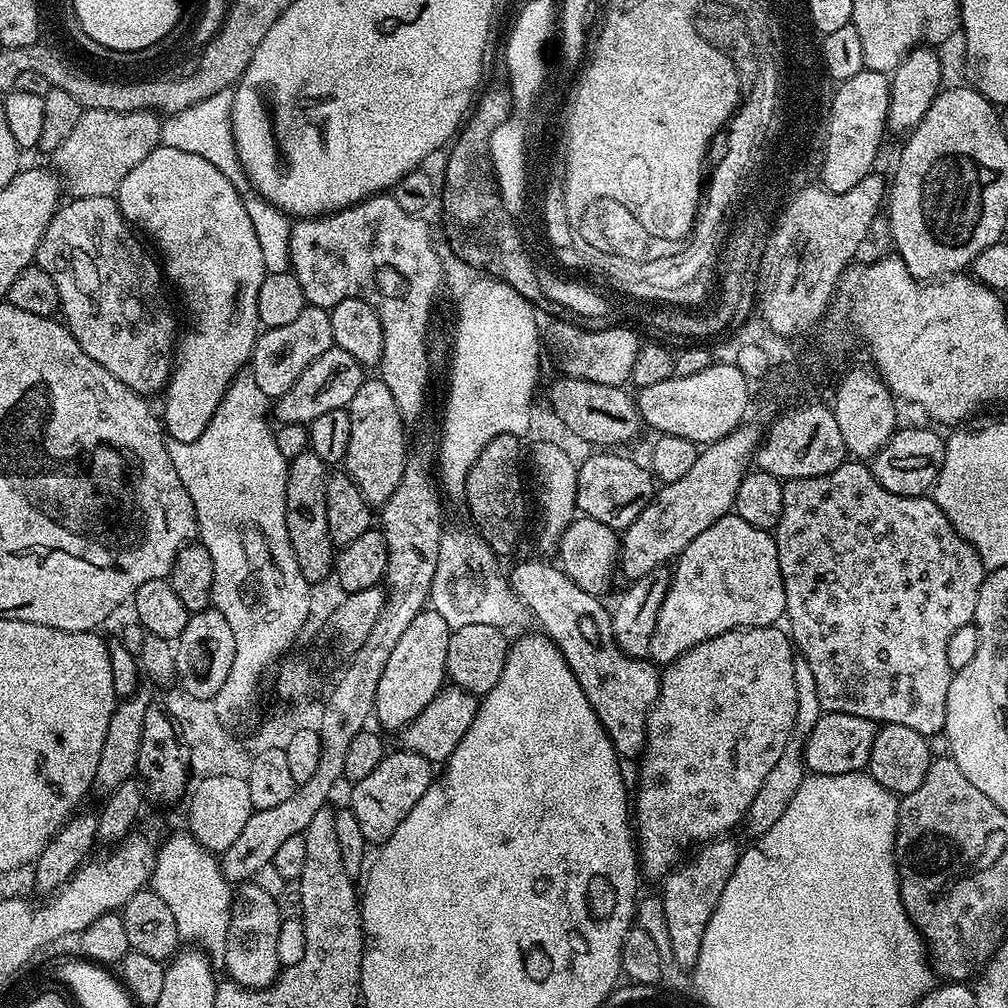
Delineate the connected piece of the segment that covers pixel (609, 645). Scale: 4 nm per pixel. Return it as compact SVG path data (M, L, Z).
M524 560L513 572L510 572L510 583L516 597L524 603L531 619L540 623L539 631L558 646L566 658L566 666L578 678L586 702L596 711L602 722L604 732L616 748L616 755L621 758L639 757L644 750L644 727L648 721L648 712L660 693L660 673L651 659L628 656L612 641L612 613L599 596L591 596L573 582L555 563L547 564L544 560Z

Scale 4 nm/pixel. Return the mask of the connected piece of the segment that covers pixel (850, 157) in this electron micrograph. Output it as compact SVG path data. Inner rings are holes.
M865 70L854 74L854 78L839 81L837 88L840 89L831 93L824 158L818 177L819 183L829 192L850 190L850 186L858 186L858 182L862 182L862 178L873 171L876 155L886 140L890 106L888 81L887 75Z

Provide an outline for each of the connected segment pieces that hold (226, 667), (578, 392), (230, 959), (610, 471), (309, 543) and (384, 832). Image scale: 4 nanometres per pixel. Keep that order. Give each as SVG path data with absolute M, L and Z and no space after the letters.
M214 607L193 612L186 622L186 630L174 641L176 649L176 680L179 687L184 688L194 698L211 700L222 690L222 682L230 675L230 666L234 666L234 633L230 630L230 622L222 618L222 614Z
M573 376L559 378L548 388L548 404L552 412L577 436L596 446L618 446L632 440L642 429L639 406L631 391L598 382L586 382Z
M248 882L235 893L229 930L226 934L226 950L222 967L235 984L243 988L269 988L282 971L280 964L280 908L276 900L264 888L255 888Z
M600 450L597 456L588 456L579 461L576 470L576 507L594 522L623 530L642 514L642 510L652 501L654 477L645 465L631 460L628 456L618 456L614 450Z
M311 450L298 454L288 465L286 478L286 534L290 534L290 546L294 546L294 558L298 558L298 566L302 574L310 582L329 579L334 568L337 549L330 538L330 526L326 522L326 486L330 475L329 465L318 458Z
M389 751L382 762L366 778L355 781L351 785L352 801L350 807L352 813L358 818L358 827L362 829L365 841L369 845L379 846L387 842L390 834L402 826L402 818L414 810L418 798L426 794L426 790L434 783L434 766L422 754Z

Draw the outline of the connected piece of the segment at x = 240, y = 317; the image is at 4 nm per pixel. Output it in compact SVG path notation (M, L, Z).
M161 146L155 148L150 154L146 154L146 158L142 158L142 162L138 162L138 166L134 166L134 170L130 170L130 174L126 174L126 178L122 178L120 189L117 190L114 199L120 205L124 219L139 229L145 237L148 235L160 247L158 256L162 261L163 275L167 279L169 276L176 283L176 288L180 291L185 306L188 307L188 320L192 323L192 332L186 333L185 336L183 333L174 348L174 367L162 392L162 397L164 396L162 427L171 439L183 444L192 444L194 438L198 438L198 434L202 434L202 430L206 430L210 418L214 418L226 390L232 384L232 379L251 361L256 338L262 331L262 325L258 318L258 290L261 288L266 275L266 269L262 262L262 246L258 242L258 234L254 234L254 222L250 222L250 214L246 214L241 189L233 186L230 178L226 178L226 174L222 174L222 170L218 170L218 166L206 162L206 158L198 158L198 154L186 154L186 150L174 150Z

